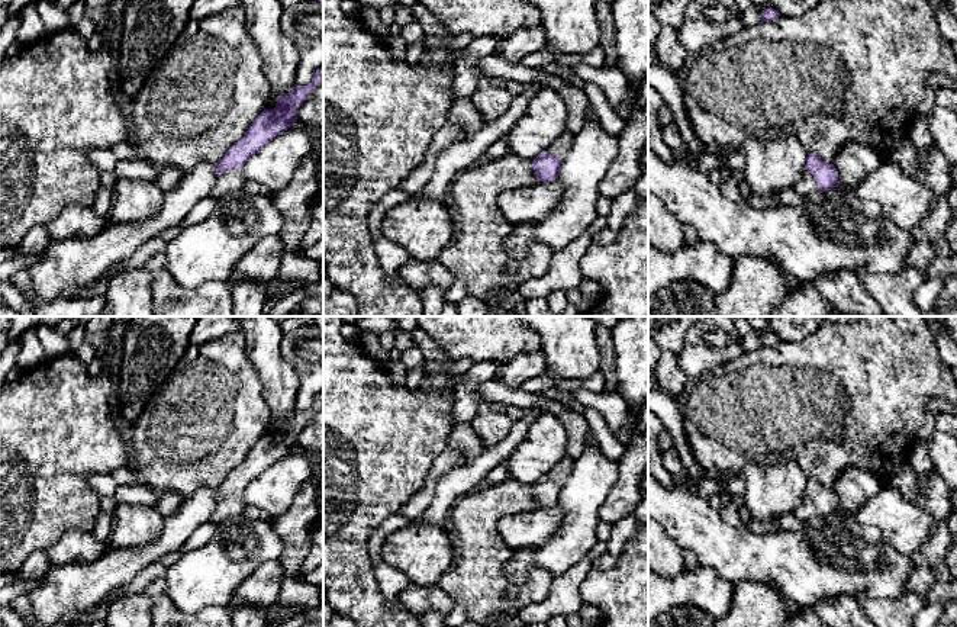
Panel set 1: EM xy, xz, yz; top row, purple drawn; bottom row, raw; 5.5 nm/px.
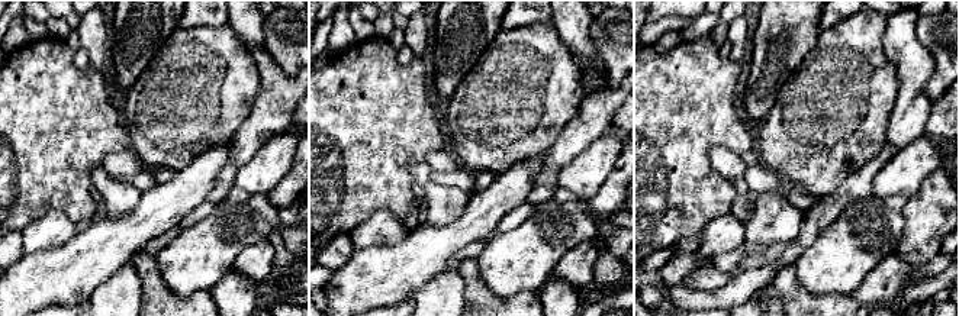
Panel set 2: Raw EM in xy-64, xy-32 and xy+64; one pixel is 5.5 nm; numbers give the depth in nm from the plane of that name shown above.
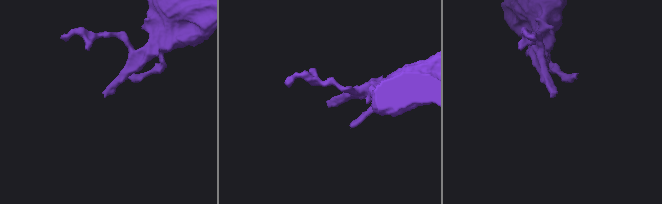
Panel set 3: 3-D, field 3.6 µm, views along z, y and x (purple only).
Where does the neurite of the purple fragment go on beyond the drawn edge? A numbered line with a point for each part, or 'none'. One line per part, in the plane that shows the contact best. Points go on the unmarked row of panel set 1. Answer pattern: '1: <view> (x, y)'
1: xy (234, 505)

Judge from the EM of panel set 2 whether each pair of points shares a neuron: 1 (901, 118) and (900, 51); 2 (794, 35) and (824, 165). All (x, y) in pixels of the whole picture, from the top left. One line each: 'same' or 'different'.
1: same
2: different

